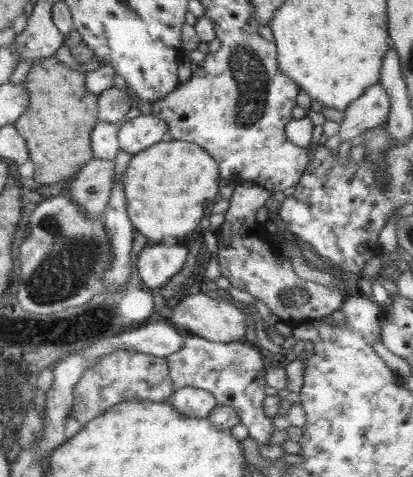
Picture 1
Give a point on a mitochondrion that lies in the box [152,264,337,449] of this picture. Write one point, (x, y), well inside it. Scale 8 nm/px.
(293, 296)

